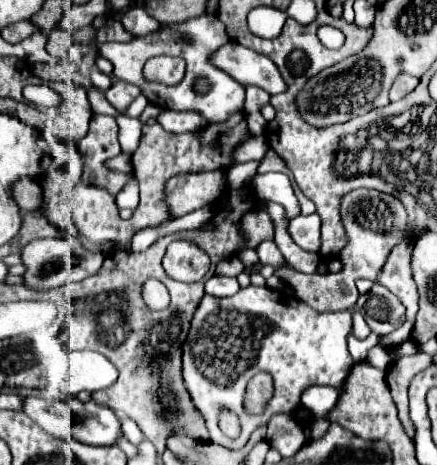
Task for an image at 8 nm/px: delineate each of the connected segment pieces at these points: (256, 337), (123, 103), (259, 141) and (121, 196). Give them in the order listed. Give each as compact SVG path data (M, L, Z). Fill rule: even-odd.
M254 285L224 299L204 295L194 313L186 343L182 345L182 377L194 405L202 411L208 423L210 439L230 449L242 449L252 431L268 425L272 415L292 415L300 407L300 395L306 387L330 385L340 391L354 367L354 359L348 351L352 313L352 307L344 311L318 313L284 291ZM260 371L274 375L274 399L268 401L264 415L248 415L242 411L242 395L246 383ZM222 409L238 415L242 425L238 439L228 439L218 429L218 415Z
M114 81L112 87L106 91L106 99L118 109L118 111L124 111L132 101L134 97L140 93L140 87L134 87L132 83L126 83L126 81Z
M258 135L258 137L250 137L248 141L244 141L240 147L234 149L232 153L232 161L234 163L242 163L242 161L250 161L254 157L264 155L270 149L266 135Z
M136 181L128 183L128 185L118 193L116 205L118 205L120 209L132 209L132 211L138 207L138 183L136 183Z

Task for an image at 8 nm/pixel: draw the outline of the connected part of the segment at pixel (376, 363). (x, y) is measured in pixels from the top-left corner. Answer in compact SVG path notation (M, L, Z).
M374 346L368 351L366 361L372 366L387 372L395 359L396 357L392 350Z

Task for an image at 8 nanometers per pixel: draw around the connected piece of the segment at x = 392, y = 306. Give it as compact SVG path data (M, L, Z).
M378 283L368 293L360 295L356 307L360 307L360 313L376 335L392 333L394 329L402 327L406 319L406 309L400 299Z

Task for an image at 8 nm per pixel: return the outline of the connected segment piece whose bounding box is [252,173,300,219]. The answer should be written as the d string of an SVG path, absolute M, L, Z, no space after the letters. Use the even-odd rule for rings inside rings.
M264 173L252 179L252 191L256 193L258 201L276 201L284 205L288 219L294 219L300 213L298 199L292 191L290 179L284 173Z

